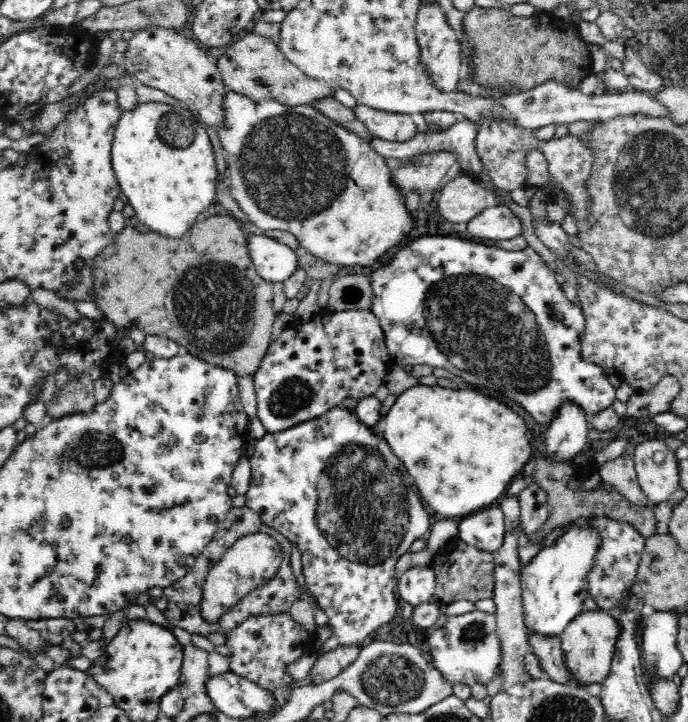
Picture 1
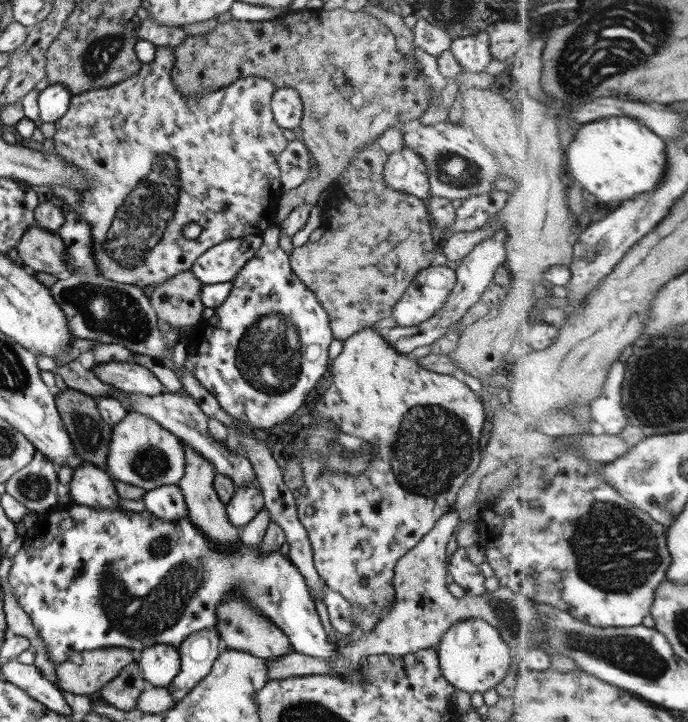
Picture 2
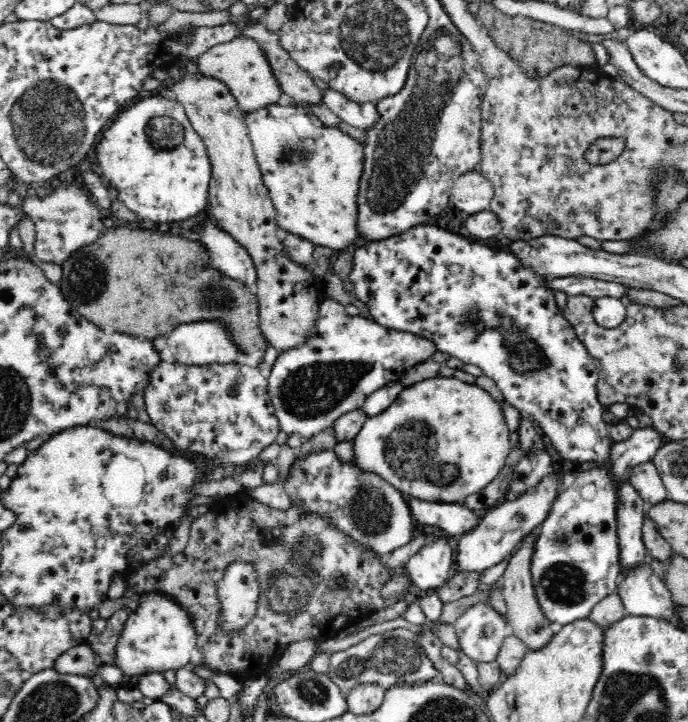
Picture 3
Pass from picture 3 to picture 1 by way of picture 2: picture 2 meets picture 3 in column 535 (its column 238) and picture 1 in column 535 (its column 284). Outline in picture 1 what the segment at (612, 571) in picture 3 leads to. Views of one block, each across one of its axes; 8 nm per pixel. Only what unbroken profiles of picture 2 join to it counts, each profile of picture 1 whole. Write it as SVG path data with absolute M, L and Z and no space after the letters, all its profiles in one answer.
M580 520L564 525L567 531L551 546L537 547L526 565L521 569L522 605L524 606L524 624L529 634L542 636L559 636L562 631L584 609L584 600L588 600L587 574L591 571L597 548L600 546L600 537L589 524L581 524Z

